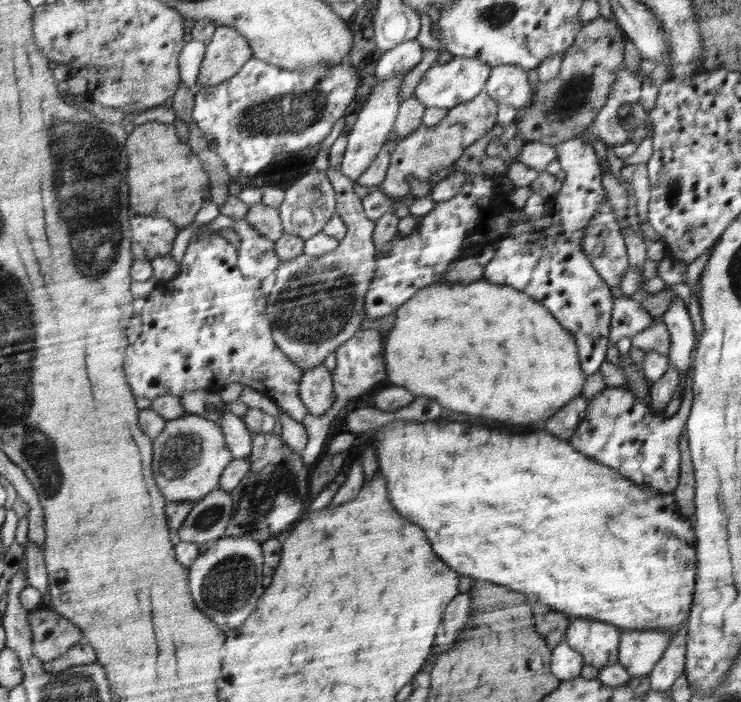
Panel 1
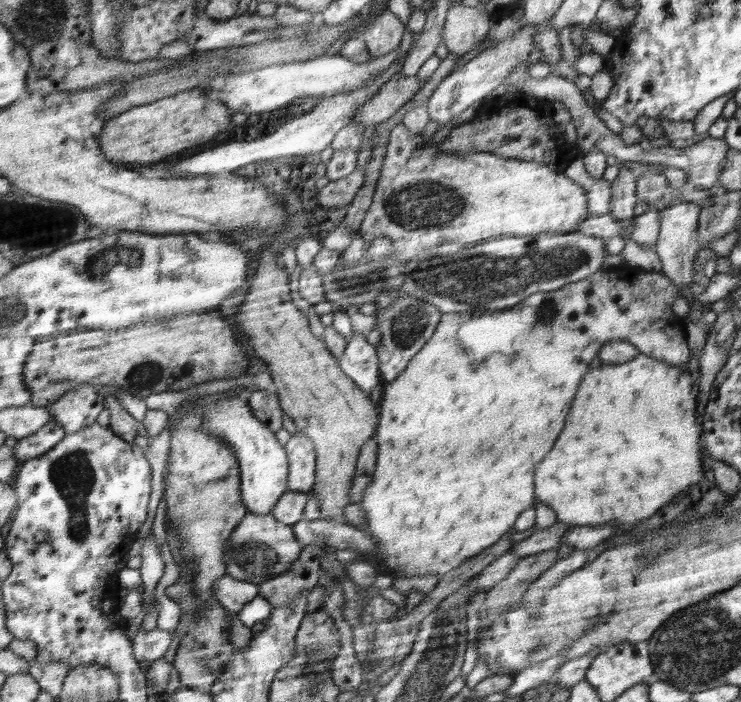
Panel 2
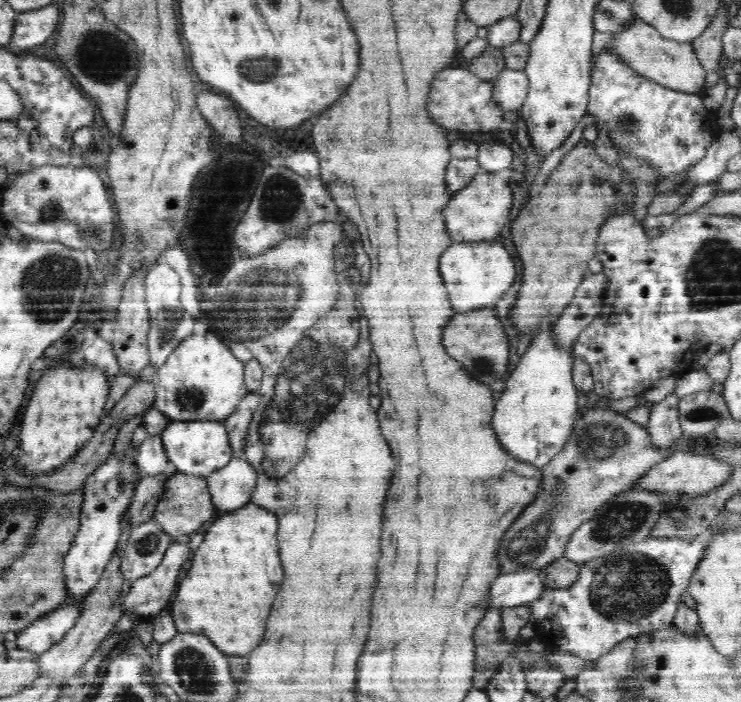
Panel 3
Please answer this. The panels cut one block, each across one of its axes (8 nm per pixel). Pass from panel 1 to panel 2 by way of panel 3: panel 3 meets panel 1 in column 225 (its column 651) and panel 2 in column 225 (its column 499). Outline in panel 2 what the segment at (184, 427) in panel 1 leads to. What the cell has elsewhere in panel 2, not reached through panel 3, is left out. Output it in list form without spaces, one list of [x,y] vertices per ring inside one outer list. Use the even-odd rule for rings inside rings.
[[[248,512],[236,531],[232,532],[231,538],[228,538],[224,563],[227,566],[227,574],[233,578],[260,585],[283,574],[299,560],[303,551],[304,545],[296,540],[292,526],[280,522],[272,513],[258,515]]]

